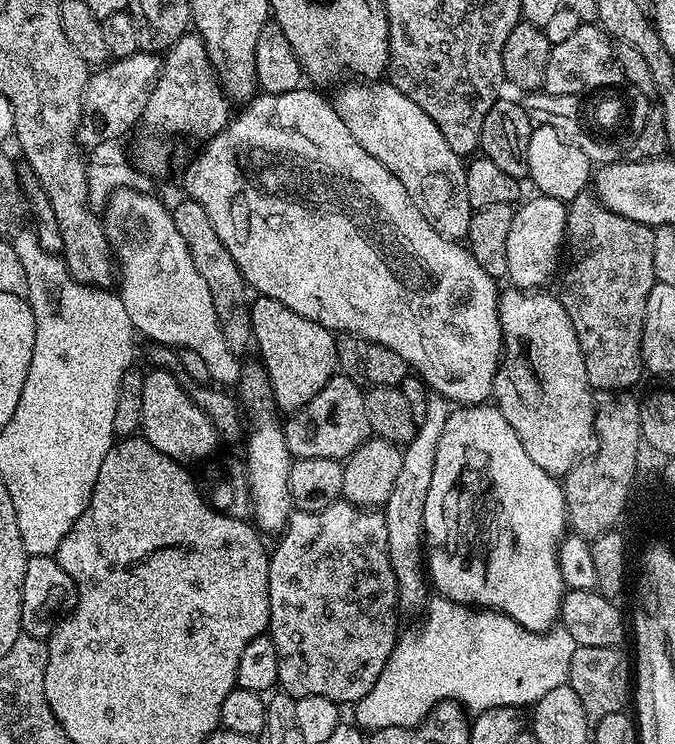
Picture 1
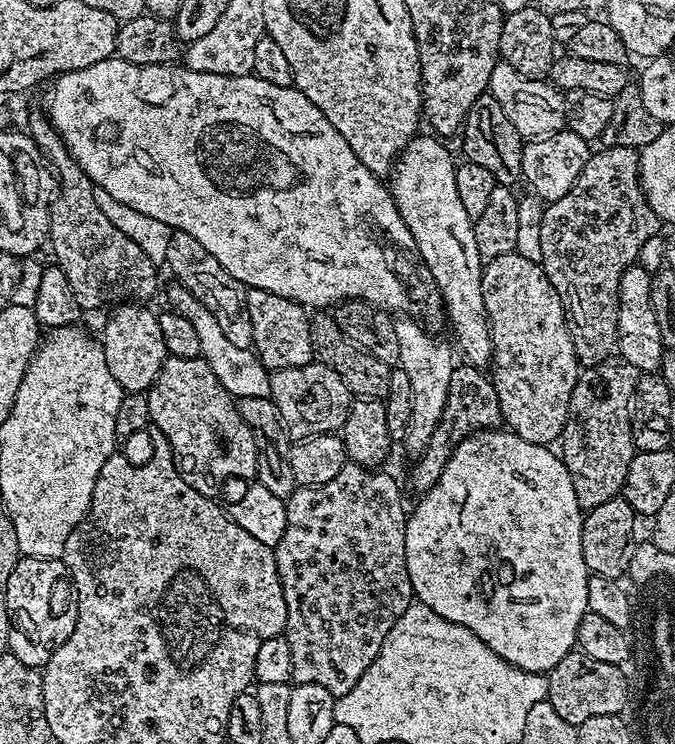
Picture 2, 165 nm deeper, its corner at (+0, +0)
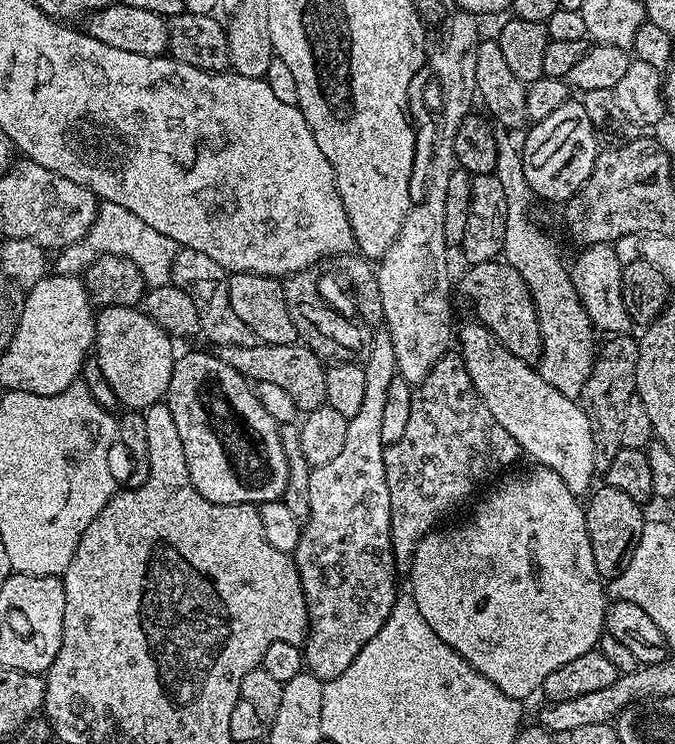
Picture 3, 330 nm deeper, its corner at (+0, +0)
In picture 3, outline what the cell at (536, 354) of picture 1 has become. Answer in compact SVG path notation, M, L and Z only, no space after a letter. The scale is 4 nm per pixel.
M499 259L473 264L464 276L464 288L476 303L475 319L495 334L515 356L529 362L539 361L543 338L540 336L539 314L522 275Z

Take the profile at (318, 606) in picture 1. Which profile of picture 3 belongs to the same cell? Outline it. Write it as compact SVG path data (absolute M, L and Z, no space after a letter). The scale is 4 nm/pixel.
M376 330L371 333L368 341L368 355L362 367L366 374L366 398L364 399L364 405L362 406L362 410L358 410L356 416L348 417L346 443L342 445L342 451L339 452L332 461L326 462L326 466L312 468L312 473L310 474L310 514L307 520L303 521L300 530L300 541L294 553L296 569L302 578L302 590L304 591L306 606L308 607L308 638L302 645L304 663L307 671L314 673L319 680L325 682L338 678L338 674L342 674L342 670L346 670L346 666L350 666L350 662L354 662L354 658L358 658L362 646L366 646L366 642L370 642L370 638L374 638L374 634L378 634L378 630L382 630L386 618L390 618L392 607L396 605L396 597L398 595L398 589L396 589L398 569L396 567L396 556L392 552L390 486L386 486L386 466L384 465L384 450L386 445L382 440L382 416L385 413L387 391L390 389L391 380L398 375L391 334L389 334L387 330Z

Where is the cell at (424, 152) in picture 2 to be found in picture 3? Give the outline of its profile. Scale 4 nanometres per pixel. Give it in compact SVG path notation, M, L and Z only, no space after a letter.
M471 323L464 324L460 328L458 355L470 374L470 382L474 382L474 390L478 390L490 414L494 414L494 418L502 422L502 430L506 430L506 434L510 434L510 438L518 442L521 453L525 457L533 456L536 459L533 461L541 468L552 468L554 474L558 474L558 478L562 478L562 482L570 486L576 497L583 497L593 487L592 475L597 475L598 472L592 427L583 407L576 400L571 400L565 394L560 394L554 386L550 386L529 361L515 356L485 324Z

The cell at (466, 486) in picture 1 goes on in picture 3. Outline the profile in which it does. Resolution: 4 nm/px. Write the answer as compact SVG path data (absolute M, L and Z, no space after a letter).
M532 466L529 472L520 472L509 480L504 480L476 509L472 517L461 528L448 528L445 532L433 530L424 536L419 542L412 555L412 588L410 595L418 606L422 618L426 618L426 626L446 642L457 652L470 666L474 666L476 672L481 672L502 694L512 696L521 702L527 701L527 696L532 696L543 689L546 678L558 670L558 666L566 666L566 662L574 662L574 658L582 658L582 654L593 651L599 645L601 636L605 635L604 613L606 611L605 581L598 574L594 566L594 550L590 546L590 534L586 530L586 518L584 517L585 505L554 474L552 468Z

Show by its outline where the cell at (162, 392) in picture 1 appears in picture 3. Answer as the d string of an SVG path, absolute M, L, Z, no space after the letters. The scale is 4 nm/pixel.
M188 352L185 356L177 355L173 362L173 373L170 375L170 384L166 395L166 403L170 414L174 414L174 422L178 426L178 438L182 438L182 450L186 450L186 466L190 470L192 485L206 498L215 504L254 504L261 506L264 503L274 502L283 497L286 486L288 485L288 459L286 450L282 446L280 437L280 425L270 414L266 414L266 406L258 398L255 387L250 383L248 377L243 376L238 370L226 366L226 362L220 360L219 355L208 352Z

